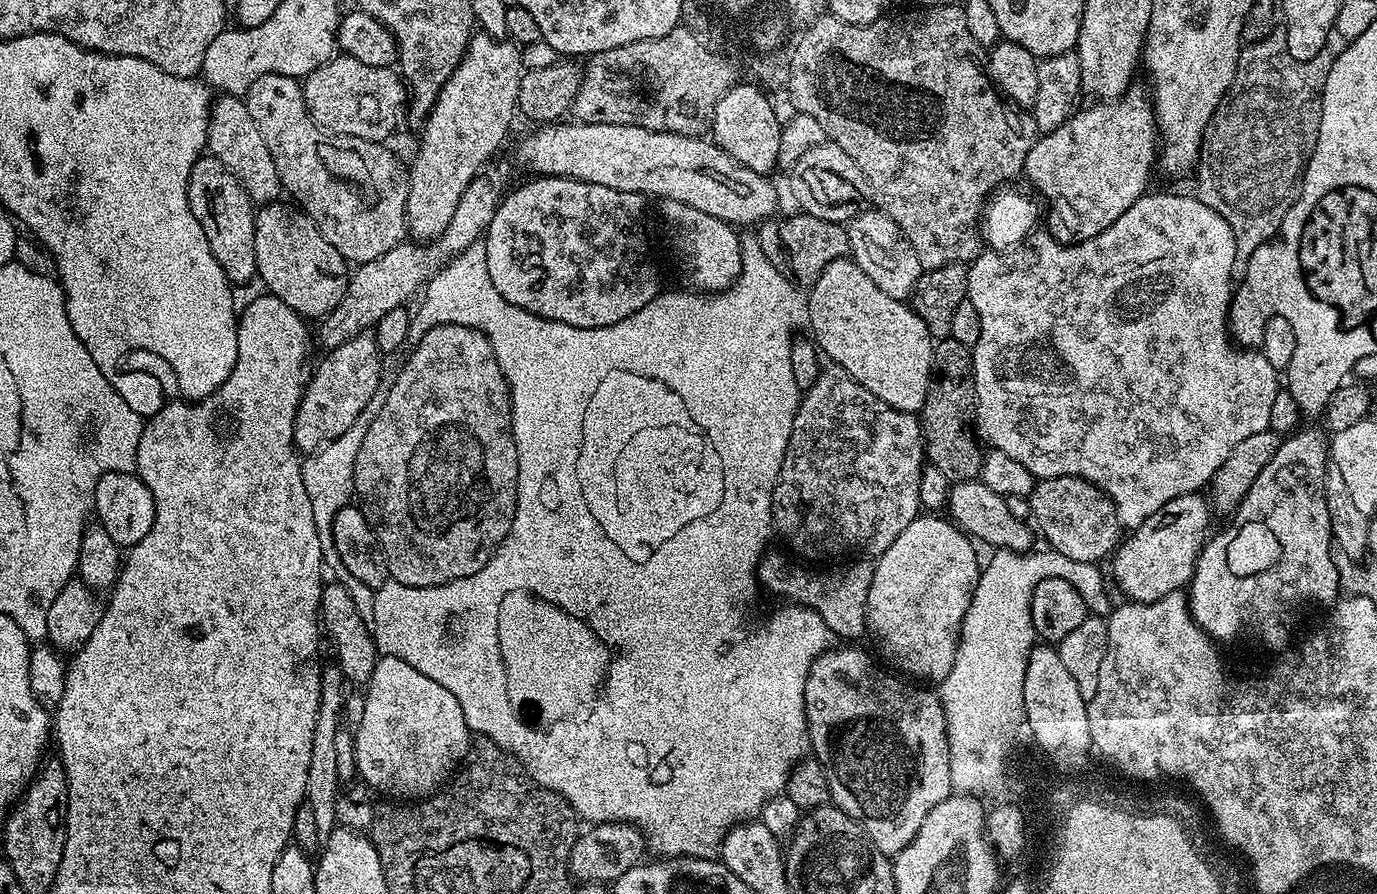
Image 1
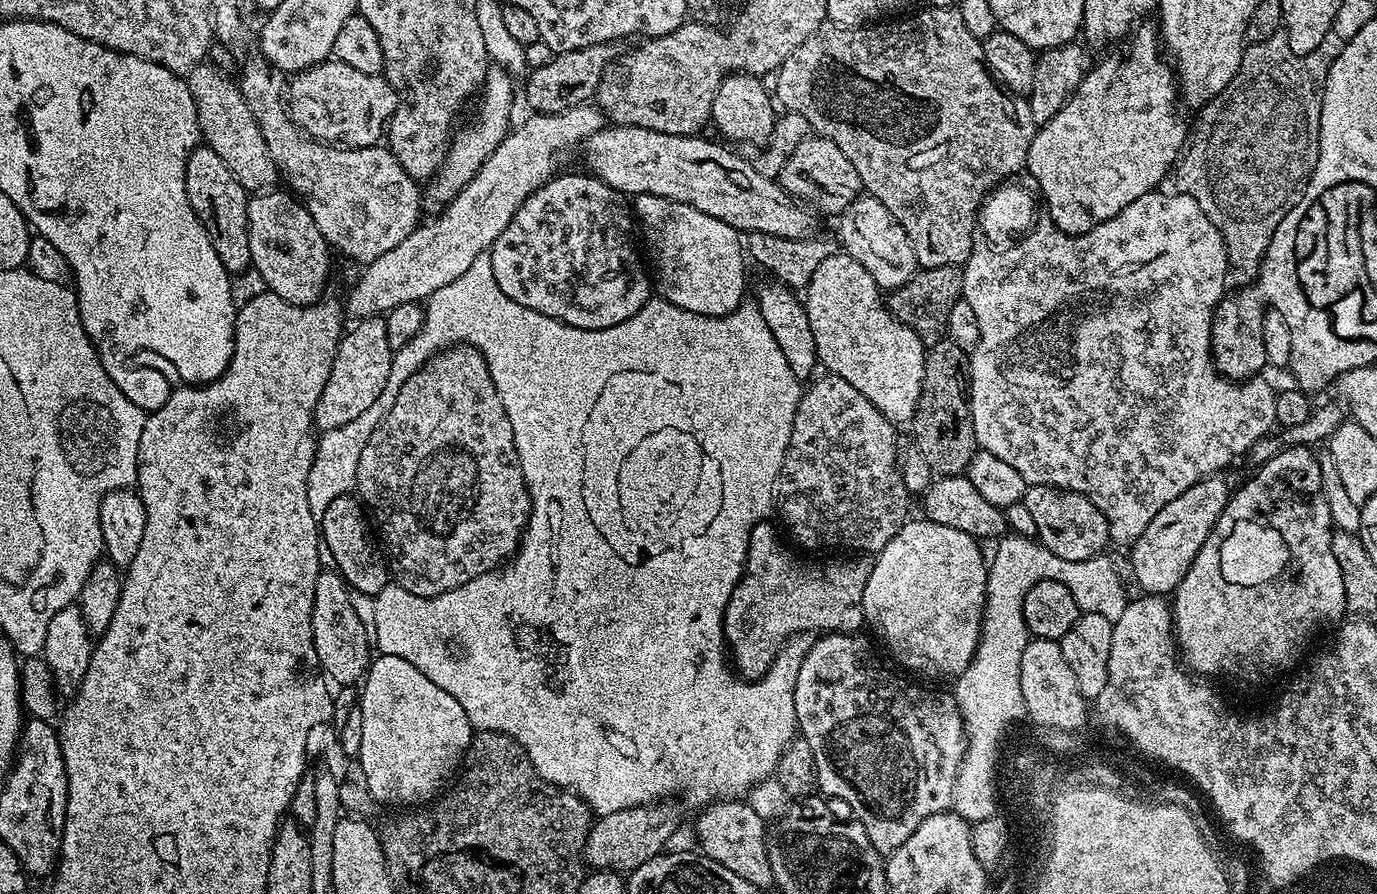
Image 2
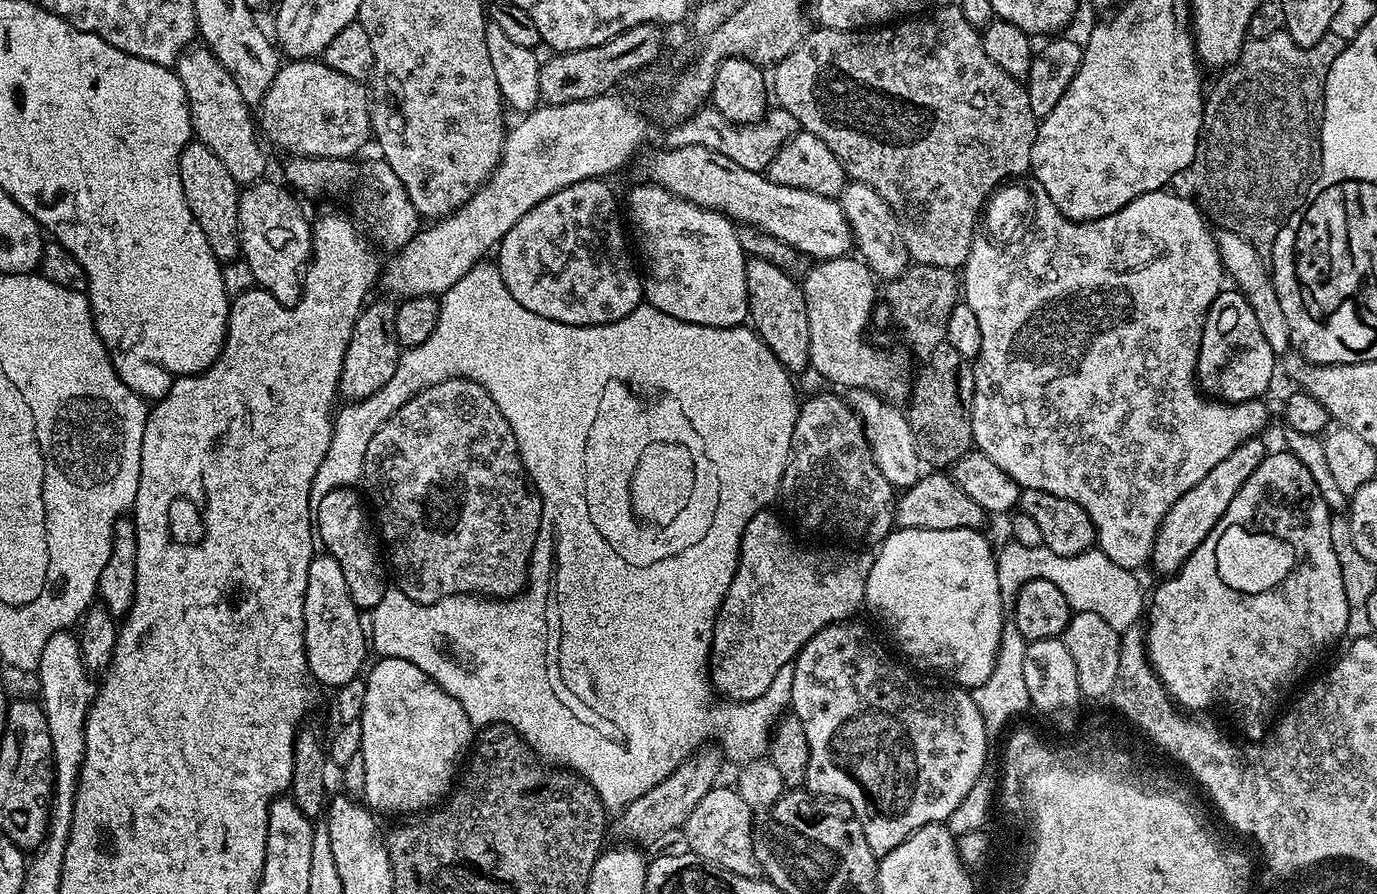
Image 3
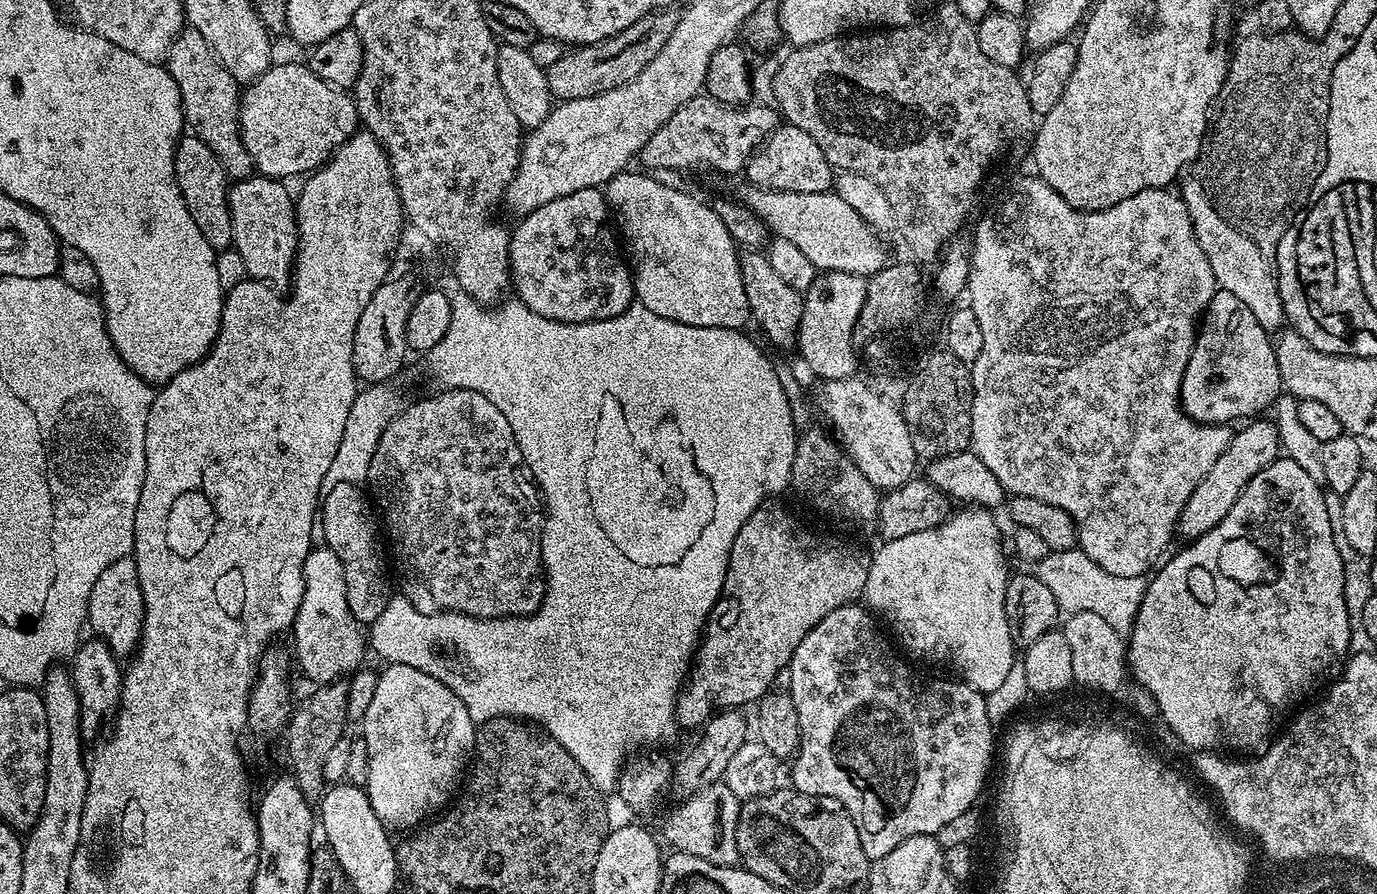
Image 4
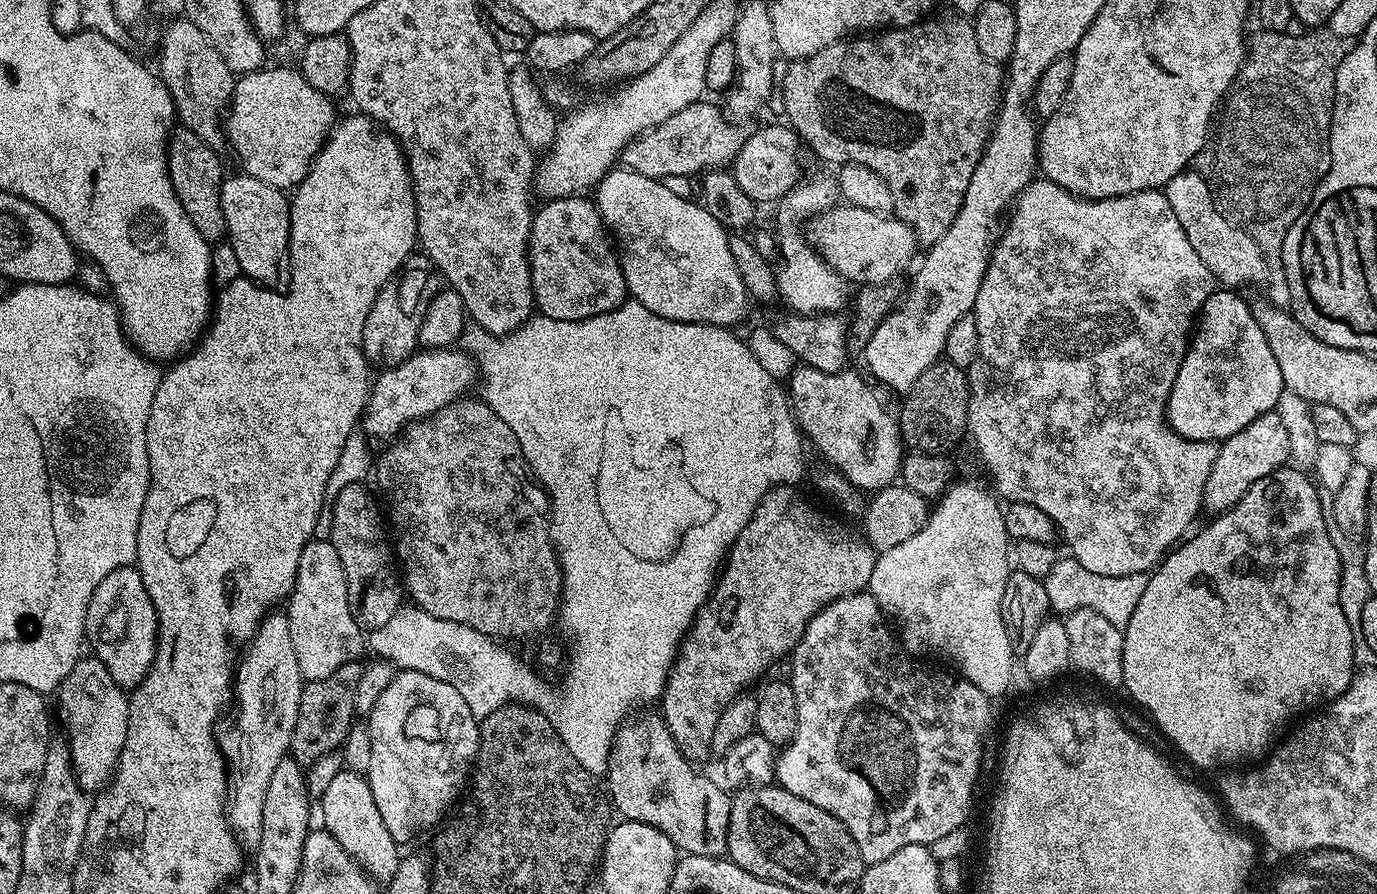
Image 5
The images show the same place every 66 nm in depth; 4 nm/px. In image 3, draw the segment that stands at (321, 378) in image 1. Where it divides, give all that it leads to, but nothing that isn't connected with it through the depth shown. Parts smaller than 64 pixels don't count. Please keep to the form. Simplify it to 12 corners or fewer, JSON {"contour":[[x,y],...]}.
{"contour":[[365,303],[338,392],[365,400],[390,382],[402,349],[396,304]]}

